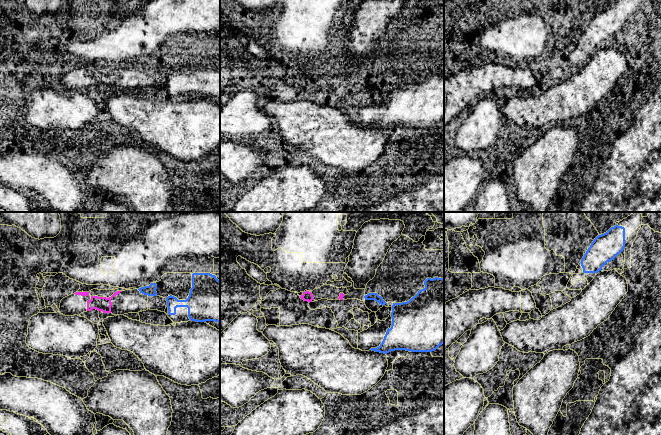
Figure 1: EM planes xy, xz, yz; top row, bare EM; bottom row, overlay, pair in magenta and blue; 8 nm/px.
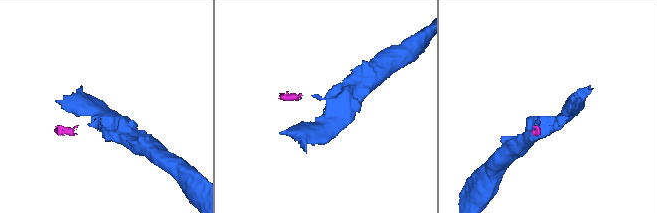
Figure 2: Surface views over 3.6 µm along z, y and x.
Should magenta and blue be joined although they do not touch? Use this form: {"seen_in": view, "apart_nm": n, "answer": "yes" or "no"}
{"seen_in": "xy", "apart_nm": 140, "answer": "no"}

